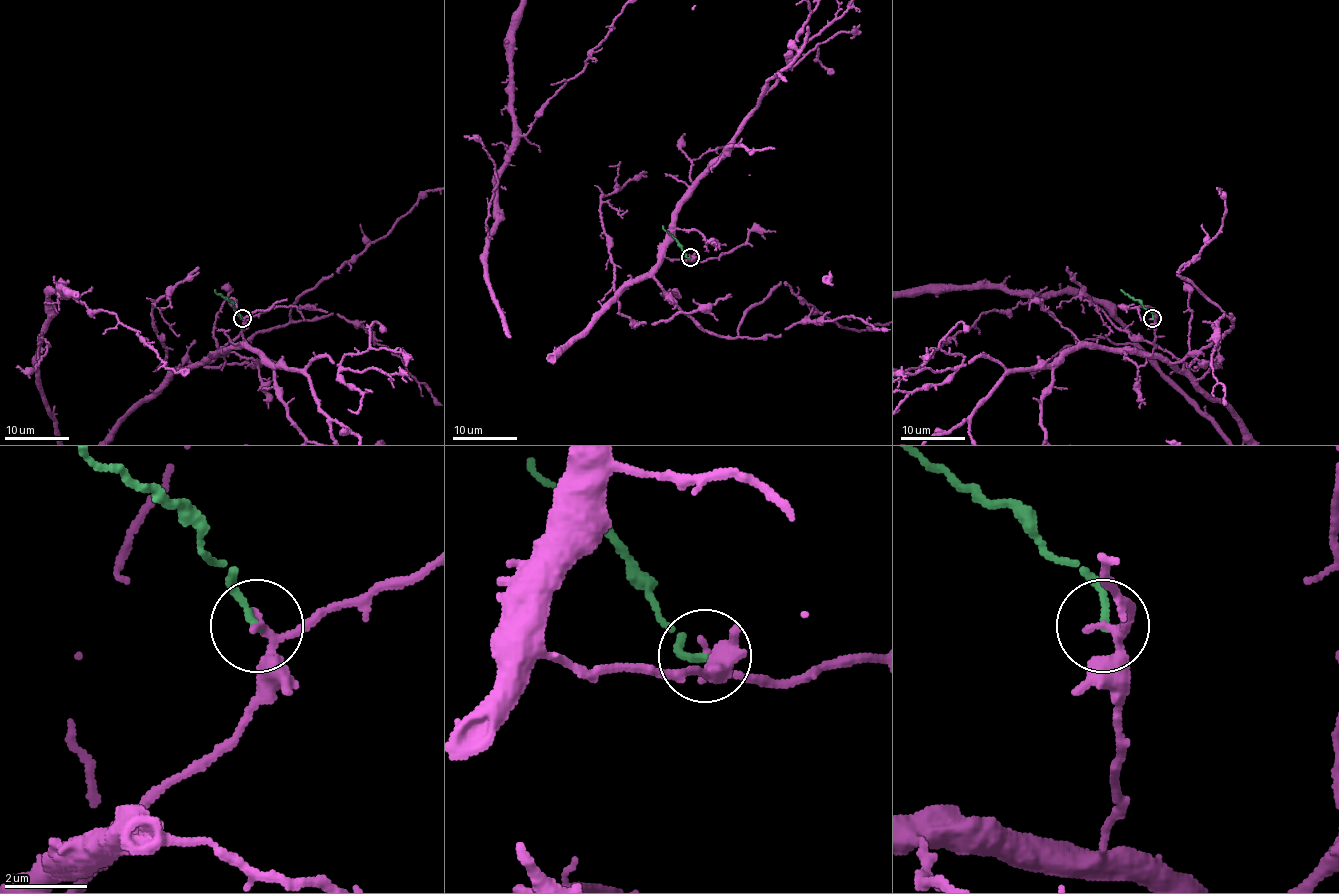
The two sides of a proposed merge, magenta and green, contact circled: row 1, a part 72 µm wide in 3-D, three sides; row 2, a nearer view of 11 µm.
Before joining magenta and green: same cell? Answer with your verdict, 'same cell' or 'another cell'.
another cell

